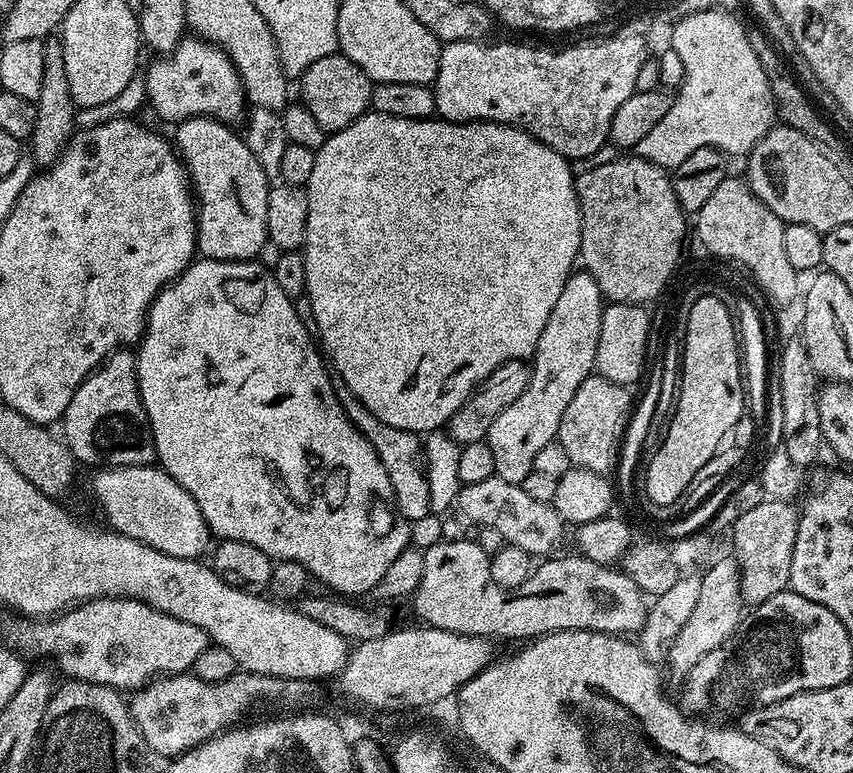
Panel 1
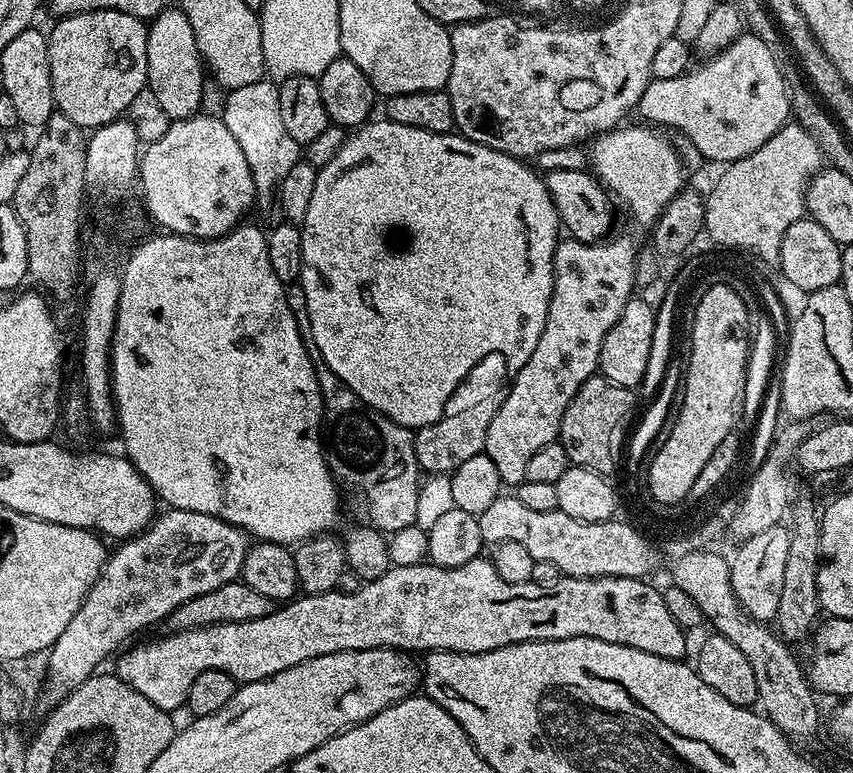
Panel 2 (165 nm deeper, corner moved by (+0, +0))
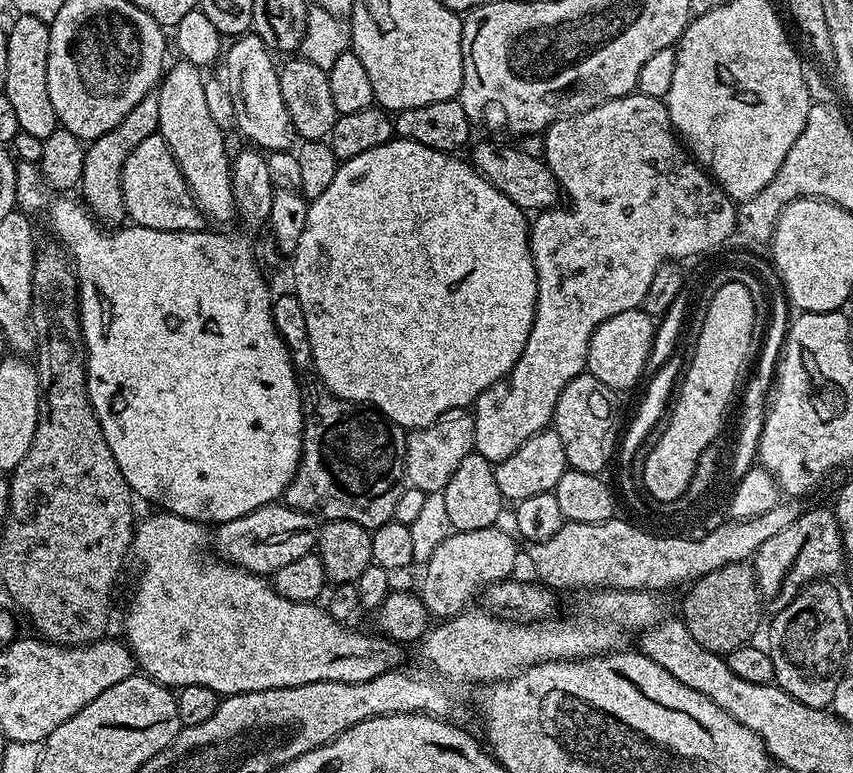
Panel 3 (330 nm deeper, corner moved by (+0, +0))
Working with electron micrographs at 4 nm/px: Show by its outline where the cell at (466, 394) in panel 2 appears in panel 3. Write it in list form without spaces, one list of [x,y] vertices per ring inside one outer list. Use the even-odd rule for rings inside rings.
[[[455,408],[442,414],[430,426],[414,428],[408,432],[406,454],[404,455],[404,475],[420,494],[443,492],[446,482],[450,482],[454,470],[475,449],[474,415],[468,408]]]

